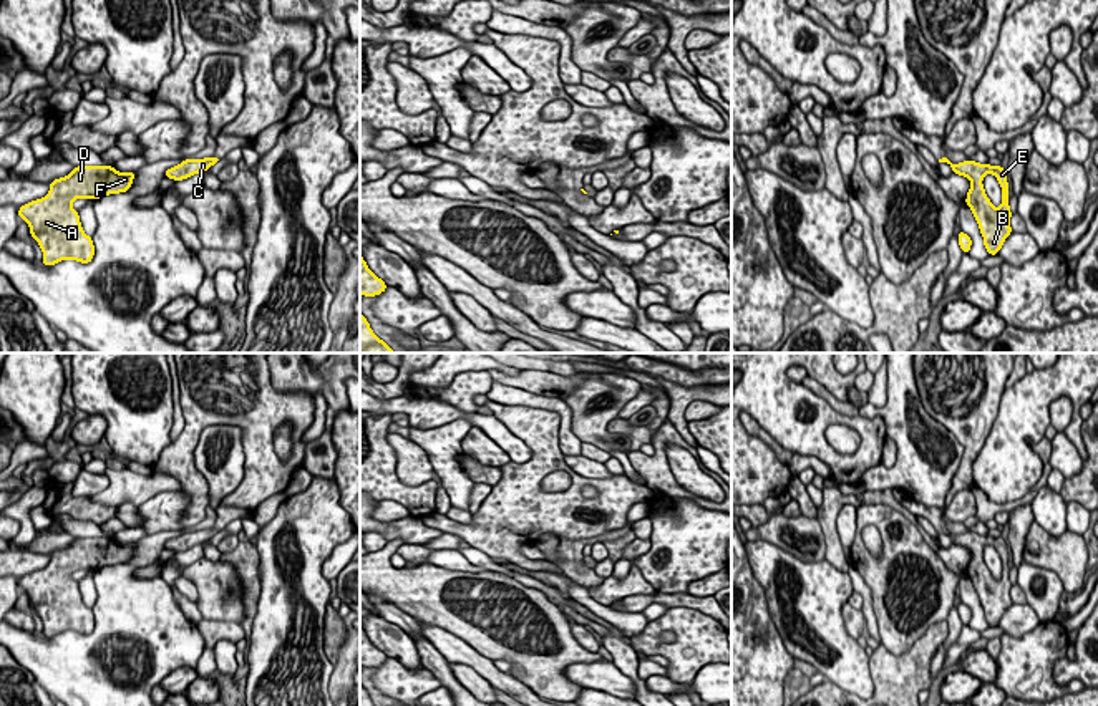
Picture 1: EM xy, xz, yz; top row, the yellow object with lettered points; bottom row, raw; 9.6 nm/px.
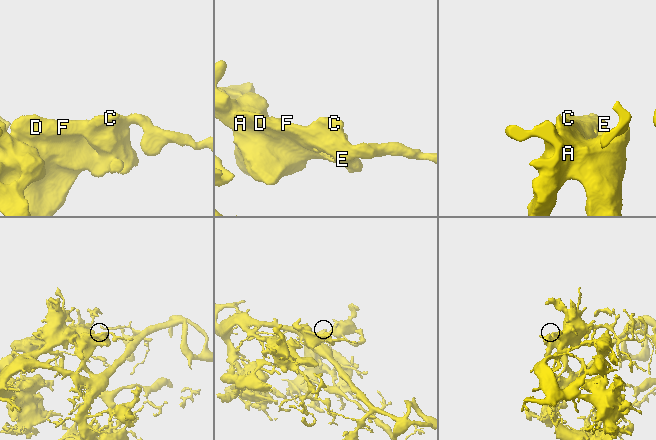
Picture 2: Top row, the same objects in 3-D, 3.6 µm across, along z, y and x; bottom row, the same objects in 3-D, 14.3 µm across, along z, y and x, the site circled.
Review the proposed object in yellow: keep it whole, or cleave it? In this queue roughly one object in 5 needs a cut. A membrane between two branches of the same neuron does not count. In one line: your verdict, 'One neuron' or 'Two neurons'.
One neuron

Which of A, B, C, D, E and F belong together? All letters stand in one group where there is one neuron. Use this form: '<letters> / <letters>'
A B C D E F

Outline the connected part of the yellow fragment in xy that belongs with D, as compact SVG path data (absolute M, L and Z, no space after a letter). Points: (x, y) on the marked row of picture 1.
M76 166L66 177L50 182L45 197L18 207L18 217L30 227L30 235L38 242L43 259L41 264L51 267L61 260L90 264L95 257L93 239L83 232L78 210L71 207L76 199L100 199L109 194L128 192L134 181L134 171L119 172L113 166Z

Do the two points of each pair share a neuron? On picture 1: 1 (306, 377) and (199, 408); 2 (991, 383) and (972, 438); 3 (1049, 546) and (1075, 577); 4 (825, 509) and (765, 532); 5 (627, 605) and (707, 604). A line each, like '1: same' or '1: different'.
1: different
2: same
3: same
4: same
5: same

